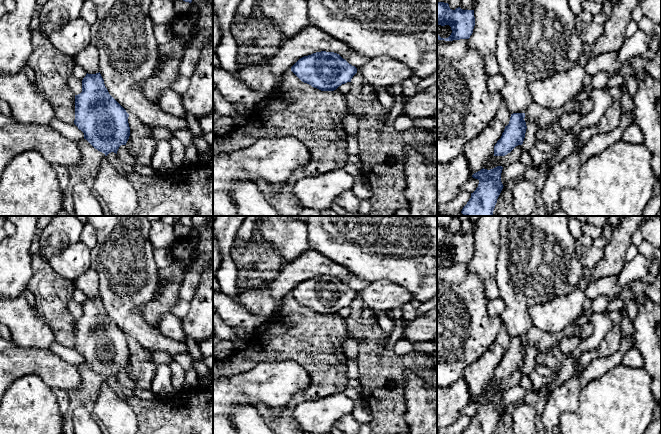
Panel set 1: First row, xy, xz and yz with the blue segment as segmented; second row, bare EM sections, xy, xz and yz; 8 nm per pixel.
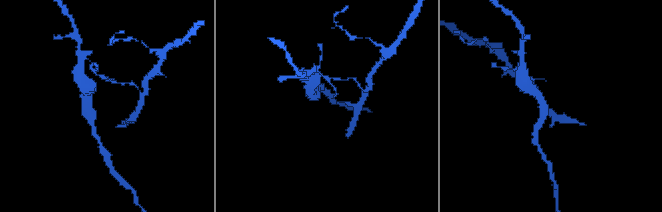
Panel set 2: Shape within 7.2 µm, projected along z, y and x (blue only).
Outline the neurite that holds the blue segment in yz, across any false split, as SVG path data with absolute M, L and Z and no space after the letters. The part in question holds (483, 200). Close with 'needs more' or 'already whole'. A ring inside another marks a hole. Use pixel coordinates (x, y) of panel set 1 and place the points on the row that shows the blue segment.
M502 166L490 170L483 168L472 175L479 180L479 184L461 211L464 216L493 216L497 199L504 187L501 182L502 169Z | already whole

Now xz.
M316 52L300 58L291 71L304 83L321 91L334 91L351 82L357 68L334 52Z | already whole

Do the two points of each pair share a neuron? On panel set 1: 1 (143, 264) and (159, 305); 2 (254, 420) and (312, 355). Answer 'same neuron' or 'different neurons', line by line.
1: different neurons
2: different neurons

